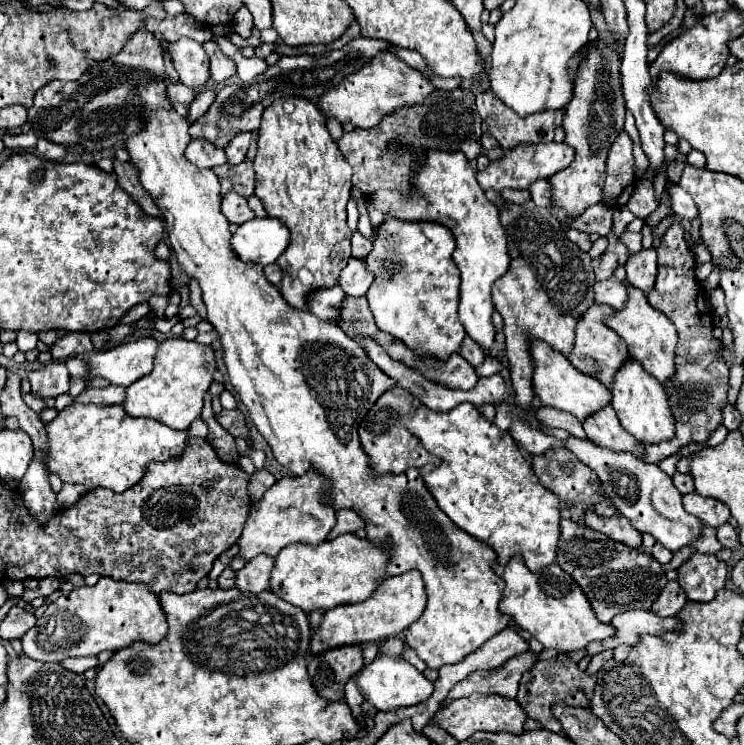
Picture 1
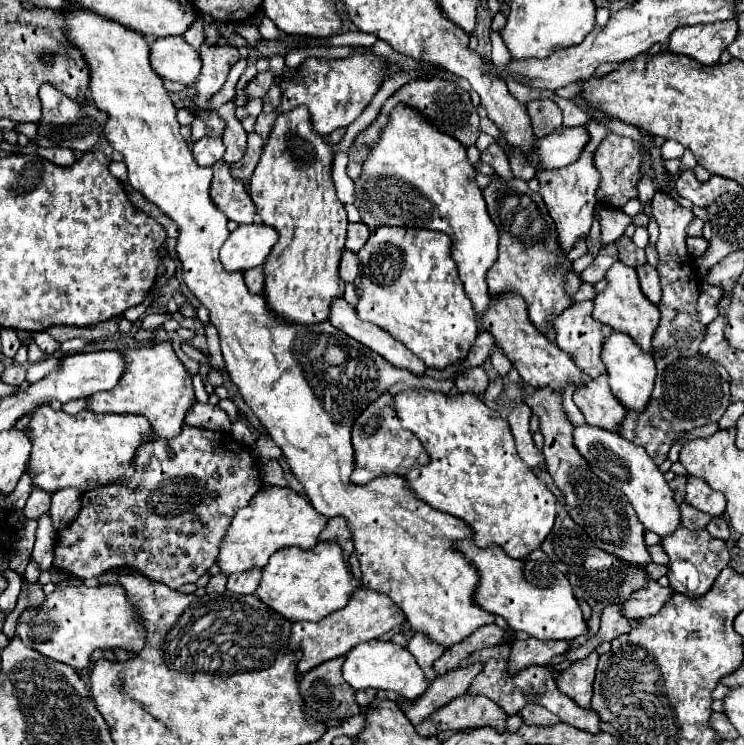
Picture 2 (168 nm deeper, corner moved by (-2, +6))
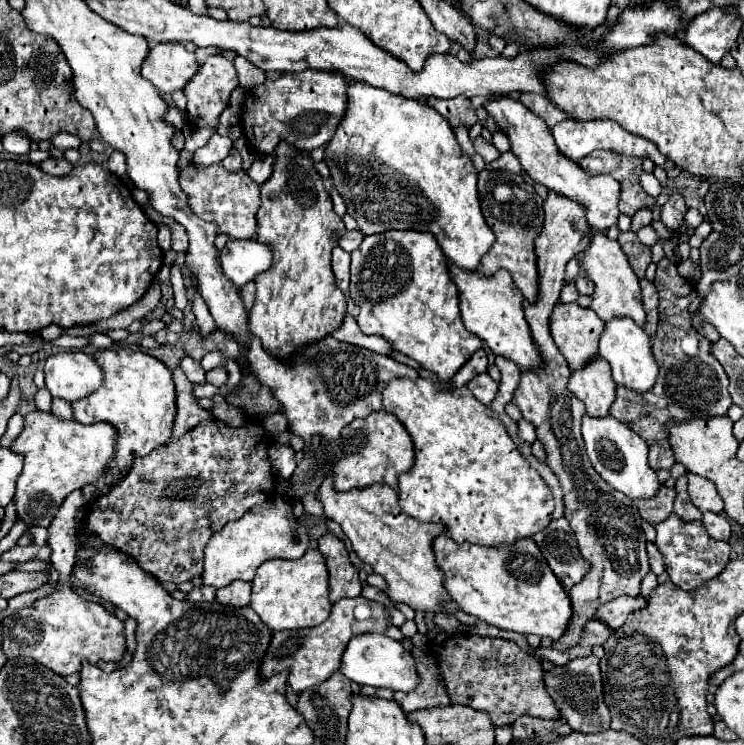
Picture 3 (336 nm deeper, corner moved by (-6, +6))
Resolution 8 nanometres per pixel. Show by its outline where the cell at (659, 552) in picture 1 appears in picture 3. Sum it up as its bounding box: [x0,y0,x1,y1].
[647,543,665,575]

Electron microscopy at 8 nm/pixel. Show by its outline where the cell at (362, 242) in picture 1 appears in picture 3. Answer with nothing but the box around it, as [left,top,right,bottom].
[339,231,363,253]

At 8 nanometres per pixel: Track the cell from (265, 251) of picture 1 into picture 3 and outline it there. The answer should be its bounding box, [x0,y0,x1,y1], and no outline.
[221,239,271,287]

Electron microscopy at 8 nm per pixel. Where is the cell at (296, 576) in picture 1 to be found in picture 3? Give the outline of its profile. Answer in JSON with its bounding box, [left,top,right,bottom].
[249,549,329,631]

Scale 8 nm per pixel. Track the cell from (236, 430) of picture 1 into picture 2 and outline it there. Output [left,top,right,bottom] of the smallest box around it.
[185,403,231,433]

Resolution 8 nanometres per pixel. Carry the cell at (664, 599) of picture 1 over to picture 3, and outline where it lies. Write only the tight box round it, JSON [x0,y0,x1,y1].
[595,597,645,631]

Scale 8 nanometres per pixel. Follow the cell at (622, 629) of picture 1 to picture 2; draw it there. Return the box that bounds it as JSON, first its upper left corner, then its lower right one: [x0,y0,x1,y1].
[597,605,637,641]

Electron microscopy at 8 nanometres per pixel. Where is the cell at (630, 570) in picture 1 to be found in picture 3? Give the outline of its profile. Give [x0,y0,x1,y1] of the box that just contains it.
[533,517,589,591]

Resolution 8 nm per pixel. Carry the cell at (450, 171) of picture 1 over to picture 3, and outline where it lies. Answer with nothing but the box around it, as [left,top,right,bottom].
[323,81,495,271]

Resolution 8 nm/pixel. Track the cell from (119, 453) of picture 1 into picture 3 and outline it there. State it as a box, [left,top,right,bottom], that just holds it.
[9,411,115,527]

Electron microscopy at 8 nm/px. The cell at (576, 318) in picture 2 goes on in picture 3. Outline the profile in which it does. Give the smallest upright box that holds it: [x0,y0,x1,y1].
[549,303,603,369]

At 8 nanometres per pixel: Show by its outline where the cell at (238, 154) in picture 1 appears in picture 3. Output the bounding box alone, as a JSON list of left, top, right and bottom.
[221,151,243,173]

